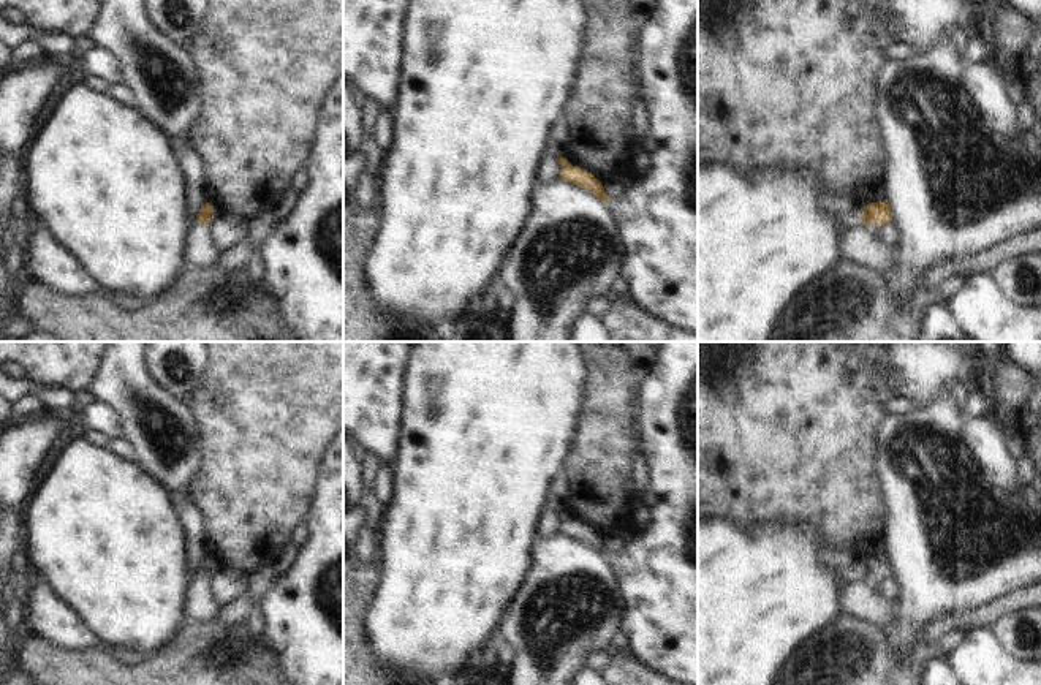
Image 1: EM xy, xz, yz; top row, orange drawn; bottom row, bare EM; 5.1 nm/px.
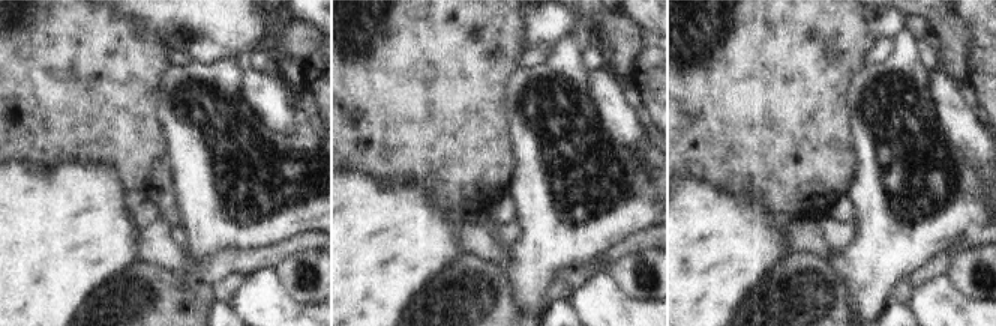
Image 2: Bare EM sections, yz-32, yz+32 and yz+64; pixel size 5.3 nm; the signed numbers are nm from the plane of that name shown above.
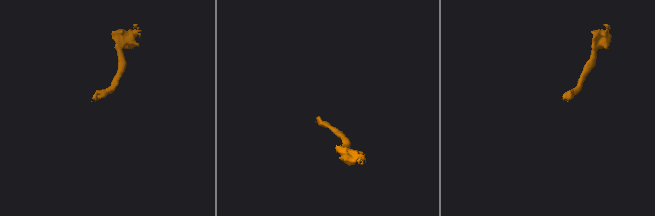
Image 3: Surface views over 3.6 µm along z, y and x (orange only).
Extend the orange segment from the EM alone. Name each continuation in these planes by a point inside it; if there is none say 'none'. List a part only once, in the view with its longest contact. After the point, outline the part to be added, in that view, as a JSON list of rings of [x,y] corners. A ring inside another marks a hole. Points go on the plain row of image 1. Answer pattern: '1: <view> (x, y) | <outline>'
1: yz (861, 598) | [[[851,577],[843,584],[843,611],[869,623],[886,630],[892,622],[892,601],[878,593],[876,577]]]

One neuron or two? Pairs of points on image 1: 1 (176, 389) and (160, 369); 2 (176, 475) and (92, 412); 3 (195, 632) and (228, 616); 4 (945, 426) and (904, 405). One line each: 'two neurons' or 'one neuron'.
1: one neuron
2: two neurons
3: two neurons
4: one neuron

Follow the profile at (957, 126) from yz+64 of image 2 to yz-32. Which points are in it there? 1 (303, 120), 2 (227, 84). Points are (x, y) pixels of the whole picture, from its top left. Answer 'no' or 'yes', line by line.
1: no
2: no

